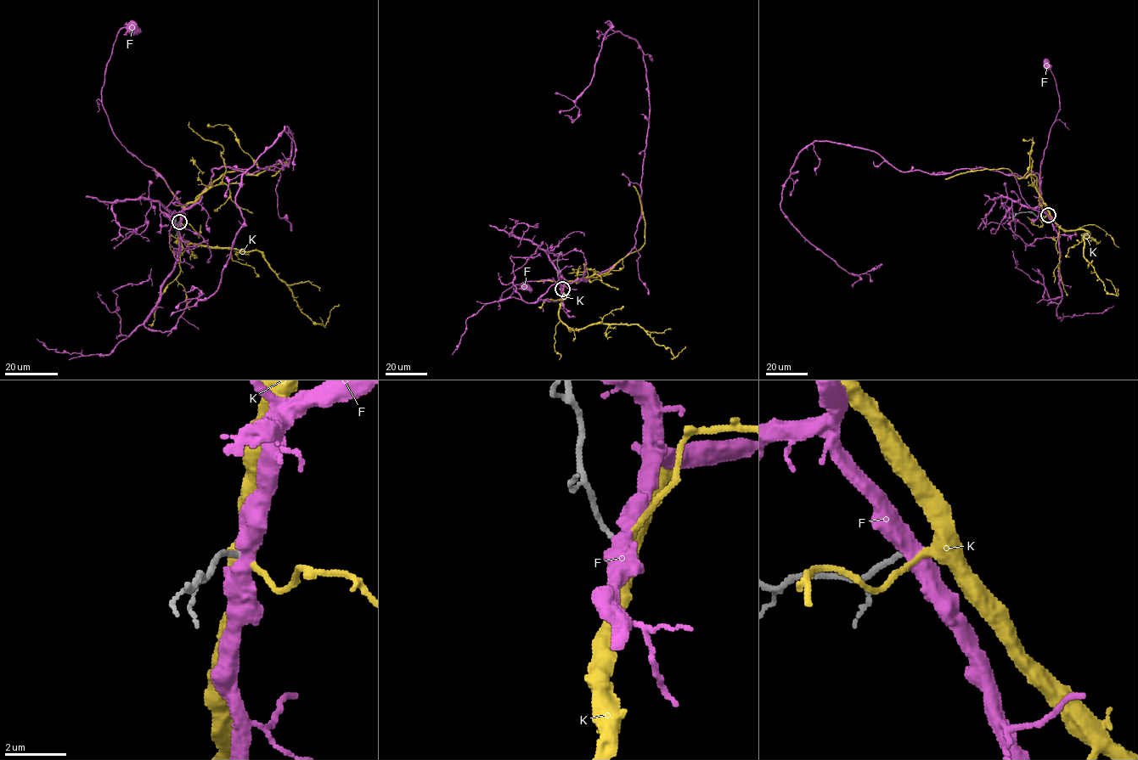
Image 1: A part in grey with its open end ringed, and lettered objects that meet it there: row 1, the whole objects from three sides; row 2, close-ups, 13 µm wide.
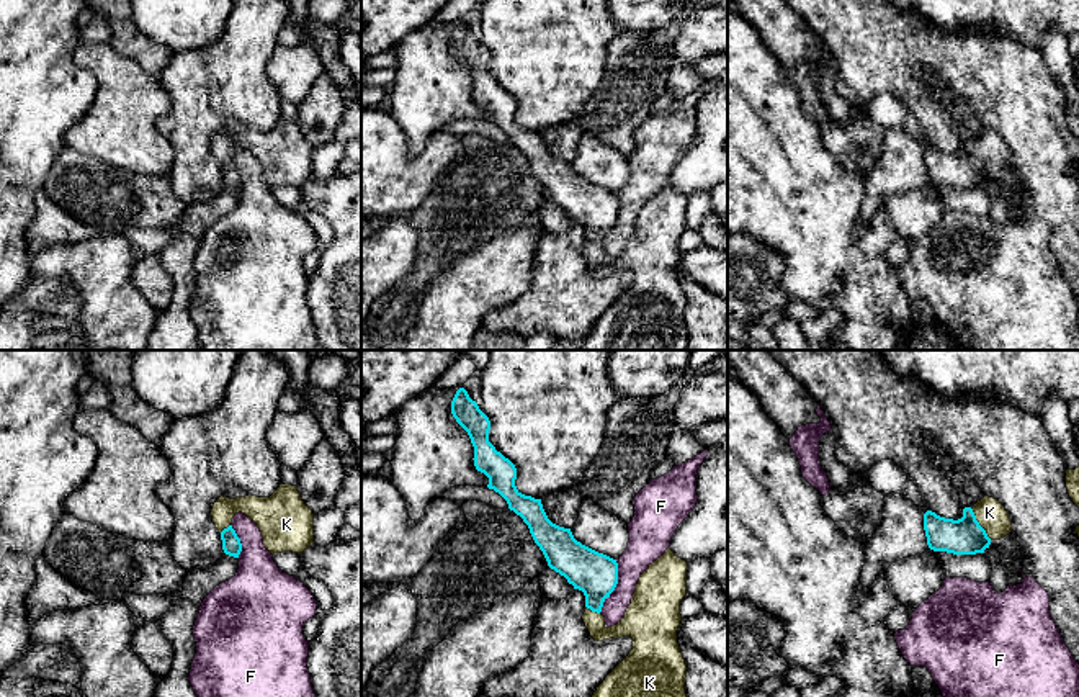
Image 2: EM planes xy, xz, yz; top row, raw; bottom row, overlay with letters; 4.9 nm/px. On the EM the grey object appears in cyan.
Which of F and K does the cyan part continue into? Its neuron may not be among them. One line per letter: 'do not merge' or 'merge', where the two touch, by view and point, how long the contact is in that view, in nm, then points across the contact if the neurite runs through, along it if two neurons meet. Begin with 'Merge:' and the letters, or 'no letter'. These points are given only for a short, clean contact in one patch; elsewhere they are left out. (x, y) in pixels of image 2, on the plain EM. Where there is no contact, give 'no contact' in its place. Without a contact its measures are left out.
Merge: K
F: do not merge | xz (615, 220) | 280 nm | along xz (617, 193), (617, 220), (599, 246)
K: merge | yz (978, 157) | 190 nm | across yz (965, 169), (978, 157), (989, 146)

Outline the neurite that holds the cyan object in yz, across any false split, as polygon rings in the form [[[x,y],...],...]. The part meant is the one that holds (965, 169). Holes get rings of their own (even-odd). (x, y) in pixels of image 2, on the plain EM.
[[[984,129],[973,141],[963,142],[958,154],[945,152],[932,144],[924,147],[927,178],[933,185],[953,188],[984,187],[992,173],[1012,165],[1005,141],[994,131]]]

